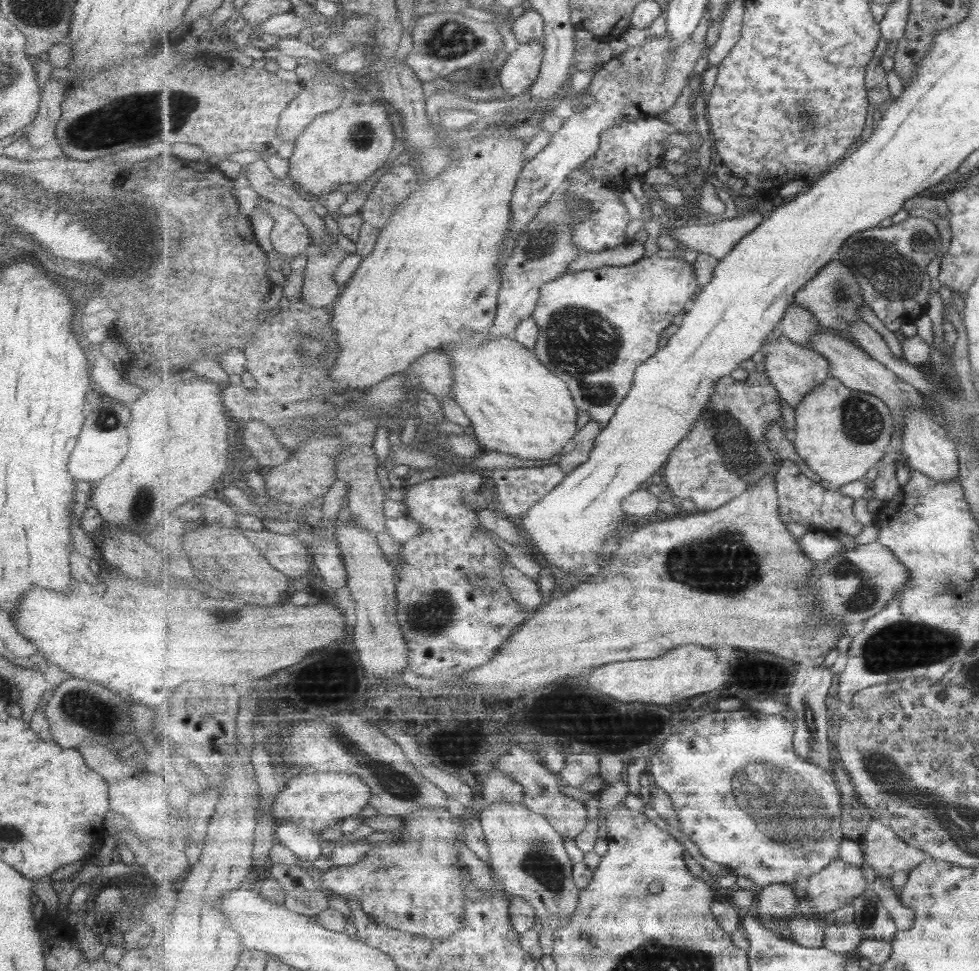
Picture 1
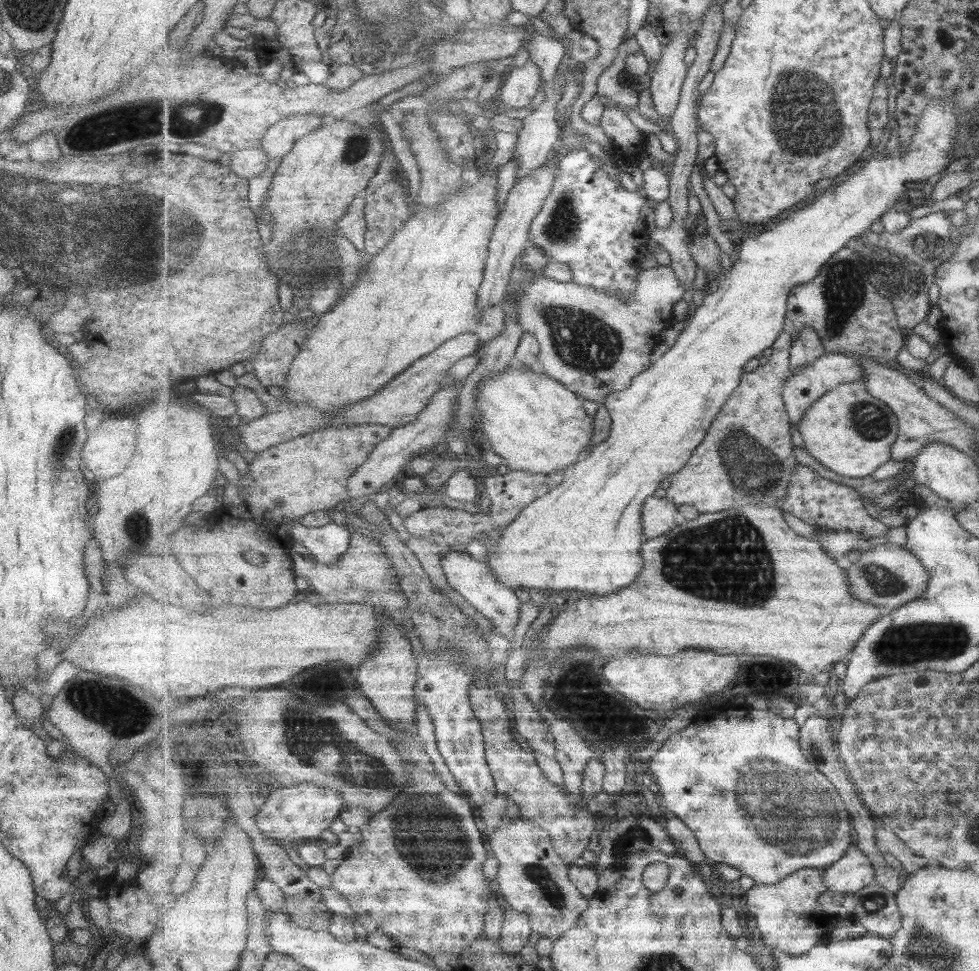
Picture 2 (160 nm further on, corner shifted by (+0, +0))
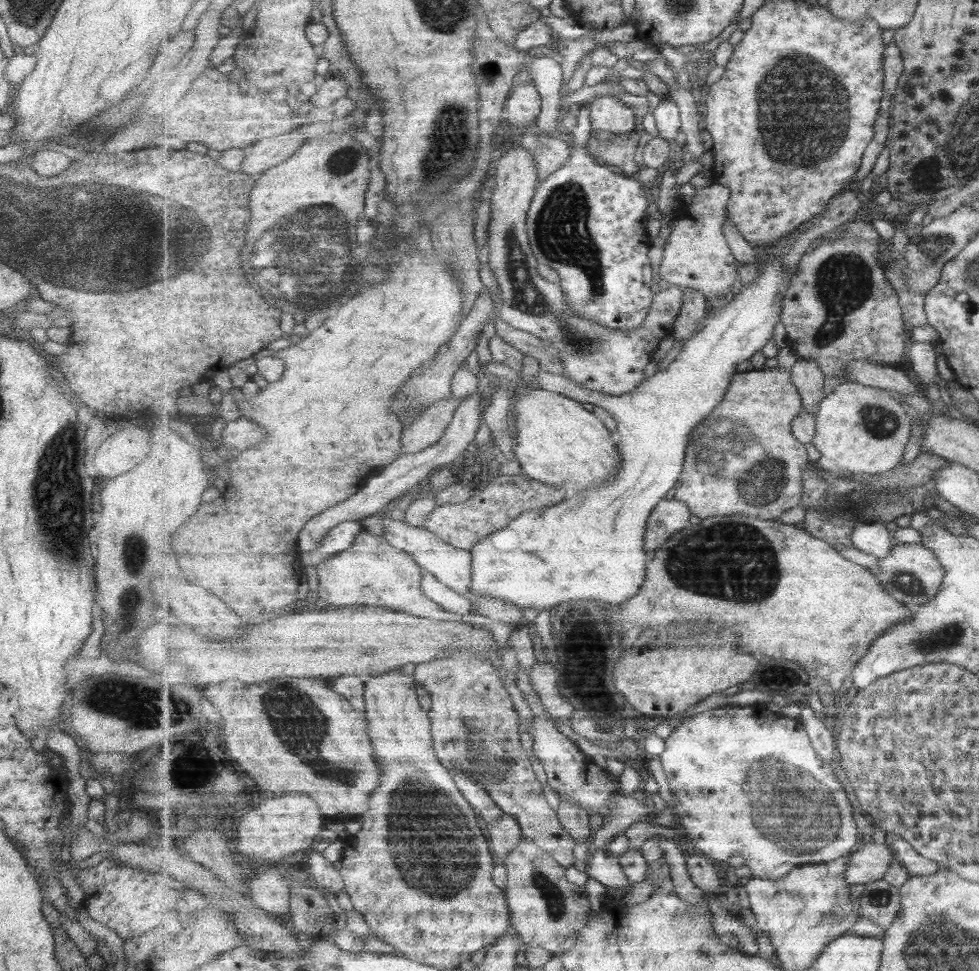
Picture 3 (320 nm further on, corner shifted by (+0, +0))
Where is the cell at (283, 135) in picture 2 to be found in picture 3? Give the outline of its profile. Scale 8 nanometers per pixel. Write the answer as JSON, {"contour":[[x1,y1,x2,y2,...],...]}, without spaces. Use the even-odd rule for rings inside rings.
{"contour":[[291,132,275,138,258,140,253,146,253,152,244,160,241,172,253,176,263,174,289,160,308,139,305,138,305,134]]}

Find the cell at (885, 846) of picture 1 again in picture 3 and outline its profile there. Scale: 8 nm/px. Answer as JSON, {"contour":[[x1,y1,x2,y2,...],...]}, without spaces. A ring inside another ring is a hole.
{"contour":[[891,836,889,841,895,854,895,859,908,870,911,877,932,875,940,869,940,864,921,856,915,850,915,847,903,837]]}

